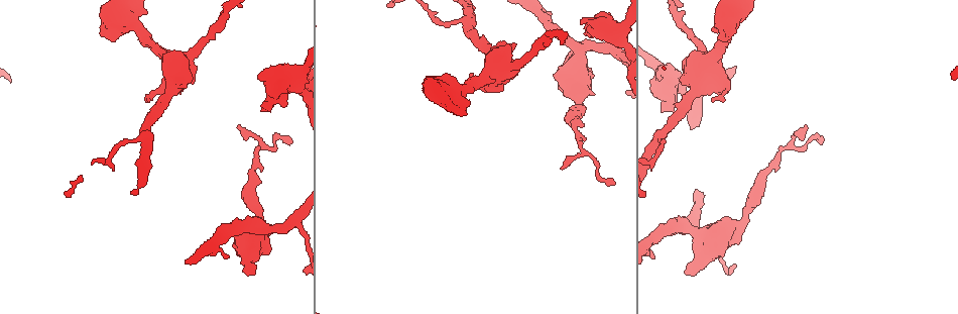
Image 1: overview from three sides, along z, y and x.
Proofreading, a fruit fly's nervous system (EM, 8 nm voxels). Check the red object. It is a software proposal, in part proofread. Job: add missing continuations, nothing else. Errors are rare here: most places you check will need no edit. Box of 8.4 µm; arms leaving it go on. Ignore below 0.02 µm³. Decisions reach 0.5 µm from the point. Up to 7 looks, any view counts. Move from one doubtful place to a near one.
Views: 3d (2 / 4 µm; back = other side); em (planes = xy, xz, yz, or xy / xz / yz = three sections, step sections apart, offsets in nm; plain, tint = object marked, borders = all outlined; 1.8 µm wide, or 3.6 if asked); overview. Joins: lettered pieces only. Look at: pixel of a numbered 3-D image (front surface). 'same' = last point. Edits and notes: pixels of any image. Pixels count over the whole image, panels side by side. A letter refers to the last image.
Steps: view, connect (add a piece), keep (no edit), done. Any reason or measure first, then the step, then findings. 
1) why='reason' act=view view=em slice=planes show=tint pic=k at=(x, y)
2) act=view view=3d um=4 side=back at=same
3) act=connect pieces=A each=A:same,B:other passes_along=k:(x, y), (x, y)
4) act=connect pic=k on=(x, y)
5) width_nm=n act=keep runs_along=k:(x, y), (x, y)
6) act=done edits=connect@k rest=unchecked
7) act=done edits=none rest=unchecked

why='an open end' act=view view=em slice=planes show=borders pic=1 at=(121, 28)

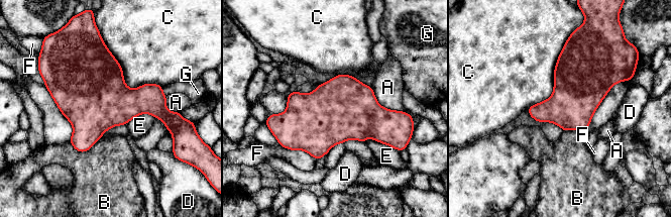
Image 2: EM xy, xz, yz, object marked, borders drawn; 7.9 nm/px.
act=keep each=A:other,B:other,C:other,D:other,E:other,F:other,G:other border=2:(102, 40), (129, 88), (162, 86) found='no lettered piece goes on from it'

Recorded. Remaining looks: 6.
why='thin end' act=view view=em slice=xz step=8 show=tint pic=1 at=(806, 126)

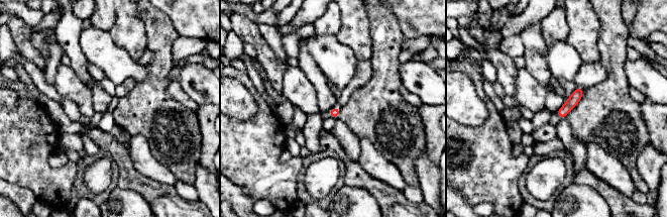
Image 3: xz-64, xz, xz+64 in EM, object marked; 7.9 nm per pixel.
why='cut it another way' act=view view=em slice=planes show=borders at=same

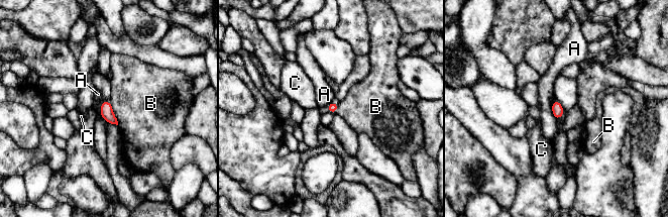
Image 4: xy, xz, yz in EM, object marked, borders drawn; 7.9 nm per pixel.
longest_contact=B:200nm act=keep each=A:other,B:other,C:other border=4:(554, 99), (552, 114), (556, 120) found='no lettered piece goes on from it'

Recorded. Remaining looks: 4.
why='an open end' act=view view=3d um=2 pic=1 at=(689, 274)

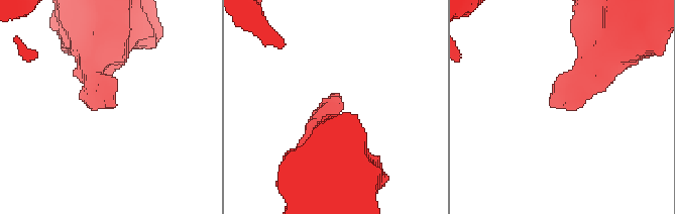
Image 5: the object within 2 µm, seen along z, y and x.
act=view view=em slice=xz step=8 show=borders pic=5 at=(557, 107)

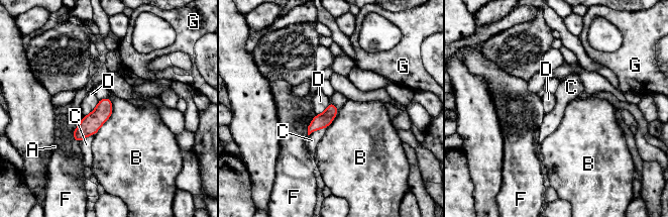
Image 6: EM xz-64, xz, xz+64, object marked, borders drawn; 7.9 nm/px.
why='cut it another way' act=view view=em slice=planes show=borders at=same

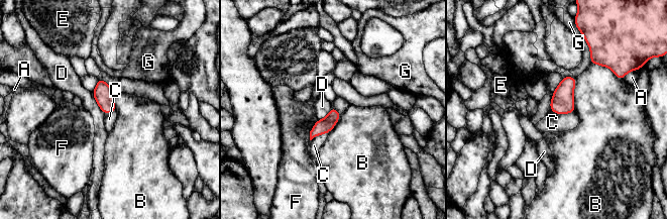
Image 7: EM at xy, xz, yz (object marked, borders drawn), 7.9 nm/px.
act=keep each=A:other,B:other,C:other,D:other,E:other,F:other,G:other border=7:(550, 109), (556, 113), (574, 113) found='no lettered piece goes on from it'

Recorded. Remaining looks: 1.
act=done edits=none rest=unchecked

